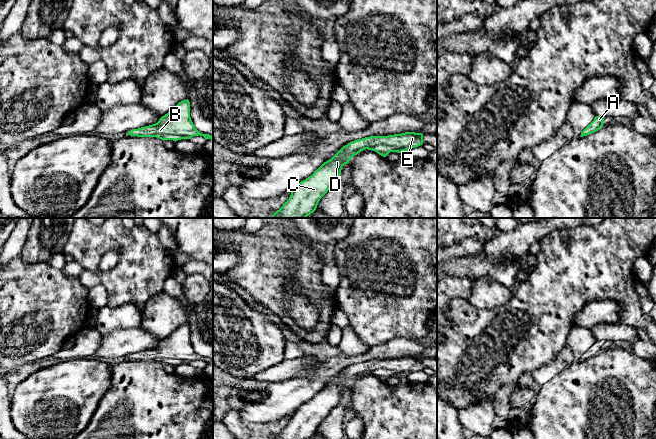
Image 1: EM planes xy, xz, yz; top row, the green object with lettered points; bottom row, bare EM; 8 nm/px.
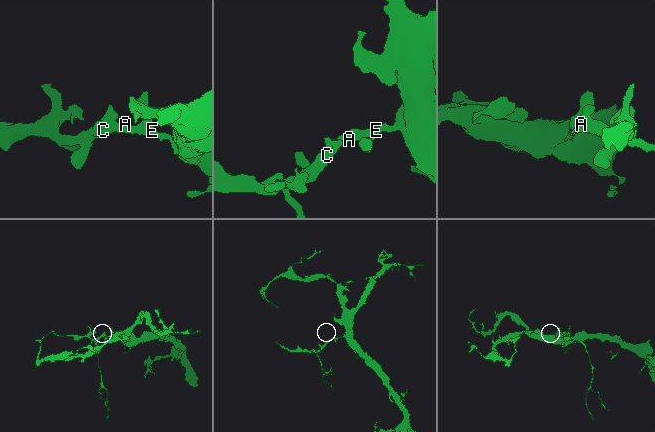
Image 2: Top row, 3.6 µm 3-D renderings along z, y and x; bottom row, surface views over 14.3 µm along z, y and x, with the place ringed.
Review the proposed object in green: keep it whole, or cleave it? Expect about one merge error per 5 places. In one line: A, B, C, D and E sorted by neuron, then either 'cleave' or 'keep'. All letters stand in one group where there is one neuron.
A B C D E; keep

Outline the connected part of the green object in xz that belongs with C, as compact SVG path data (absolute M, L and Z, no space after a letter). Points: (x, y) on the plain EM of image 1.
M405 356L388 360L370 360L343 370L330 384L324 386L311 400L301 405L292 415L289 423L273 439L310 439L320 423L340 402L342 391L354 379L364 373L386 381L390 376L401 377L423 368L423 358Z

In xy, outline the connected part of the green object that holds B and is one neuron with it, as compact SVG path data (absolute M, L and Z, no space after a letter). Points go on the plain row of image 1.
M183 324L162 340L155 348L130 354L127 359L137 361L156 361L161 364L178 365L203 360L213 364L213 359L202 358L194 350L190 341L190 326Z

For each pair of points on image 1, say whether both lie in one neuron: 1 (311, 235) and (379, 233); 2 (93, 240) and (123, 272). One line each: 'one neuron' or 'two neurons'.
1: two neurons
2: one neuron

